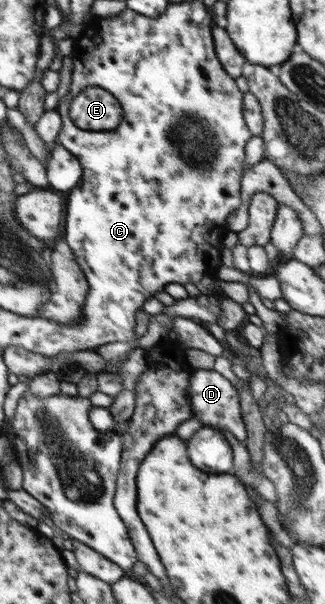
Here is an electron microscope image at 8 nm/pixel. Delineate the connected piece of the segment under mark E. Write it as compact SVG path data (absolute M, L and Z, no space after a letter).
M90 86L74 97L69 115L74 125L82 130L110 131L120 126L123 110L113 94L98 86Z

